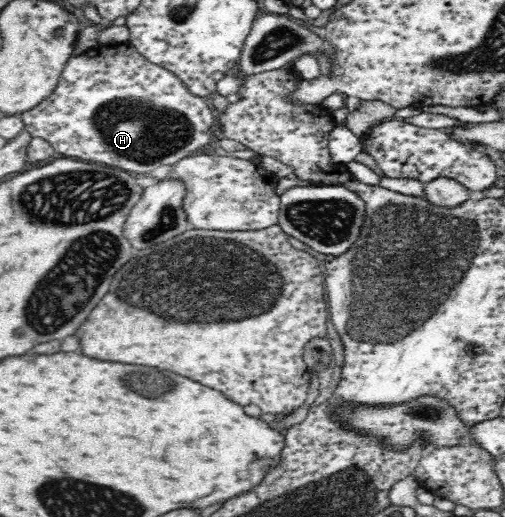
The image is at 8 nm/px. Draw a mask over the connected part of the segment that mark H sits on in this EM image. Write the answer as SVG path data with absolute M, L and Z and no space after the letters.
M98 41L94 47L90 47L82 53L72 55L68 60L64 71L60 75L60 79L51 91L50 95L47 95L40 103L37 103L33 108L23 111L20 114L22 121L24 122L25 129L32 134L32 137L41 137L52 144L52 147L66 157L77 158L78 160L84 160L92 163L103 163L110 167L118 167L120 169L129 171L138 175L148 174L154 169L158 169L160 165L170 165L170 163L178 163L178 161L190 157L204 145L208 145L208 141L211 138L211 132L208 131L214 123L214 115L212 115L212 109L208 106L206 99L202 96L192 94L186 84L182 81L182 78L178 78L178 75L174 72L167 70L166 68L150 62L146 56L142 55L142 52L136 50L136 46L132 42L124 43L109 43L102 44Z

